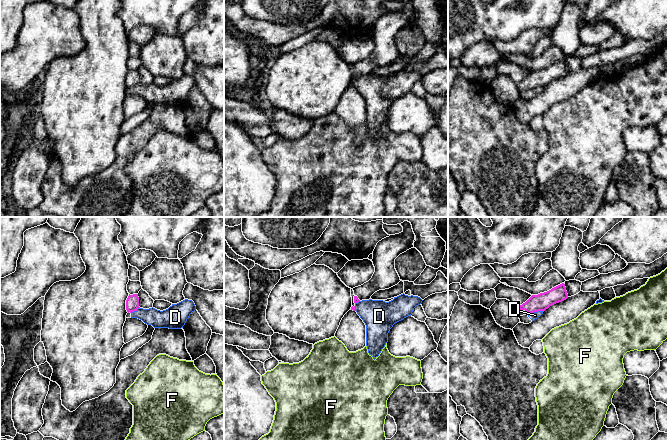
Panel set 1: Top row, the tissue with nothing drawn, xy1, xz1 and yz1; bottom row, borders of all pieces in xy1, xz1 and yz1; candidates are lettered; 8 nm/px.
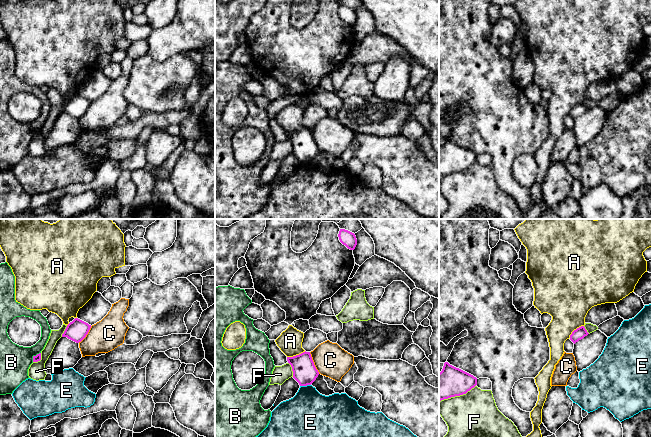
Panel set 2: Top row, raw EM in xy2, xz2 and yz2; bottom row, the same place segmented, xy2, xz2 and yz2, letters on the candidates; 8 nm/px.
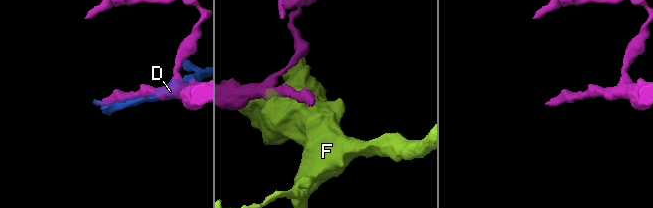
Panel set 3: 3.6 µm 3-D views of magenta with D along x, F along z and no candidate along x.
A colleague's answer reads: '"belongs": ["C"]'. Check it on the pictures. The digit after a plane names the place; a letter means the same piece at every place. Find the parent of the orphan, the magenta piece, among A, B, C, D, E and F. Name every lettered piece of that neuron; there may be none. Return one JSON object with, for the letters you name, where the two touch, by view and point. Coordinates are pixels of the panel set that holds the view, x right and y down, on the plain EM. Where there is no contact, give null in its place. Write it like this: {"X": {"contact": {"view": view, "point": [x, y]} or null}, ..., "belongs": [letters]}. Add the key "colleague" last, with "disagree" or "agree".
{"belongs": [], "colleague": "disagree"}

